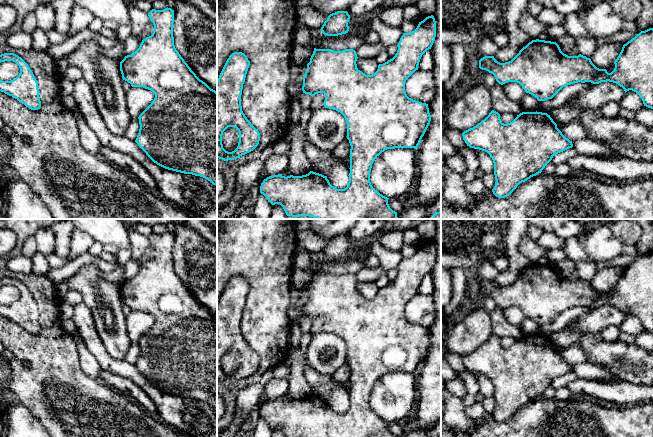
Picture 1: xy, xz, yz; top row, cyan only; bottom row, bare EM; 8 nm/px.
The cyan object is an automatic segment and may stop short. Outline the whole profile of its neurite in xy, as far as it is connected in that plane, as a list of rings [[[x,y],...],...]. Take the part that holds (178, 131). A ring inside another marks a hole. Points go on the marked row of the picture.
[[[152,9],[148,16],[154,25],[151,36],[120,62],[123,80],[132,87],[143,87],[155,94],[153,102],[139,115],[140,129],[135,142],[157,165],[176,172],[200,176],[217,185],[217,92],[200,80],[181,57],[174,45],[174,10]]]

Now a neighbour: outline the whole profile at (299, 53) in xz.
[[[293,44],[291,49],[291,63],[295,65],[301,65],[303,62],[311,58],[315,46],[308,44],[308,45],[298,45]]]

